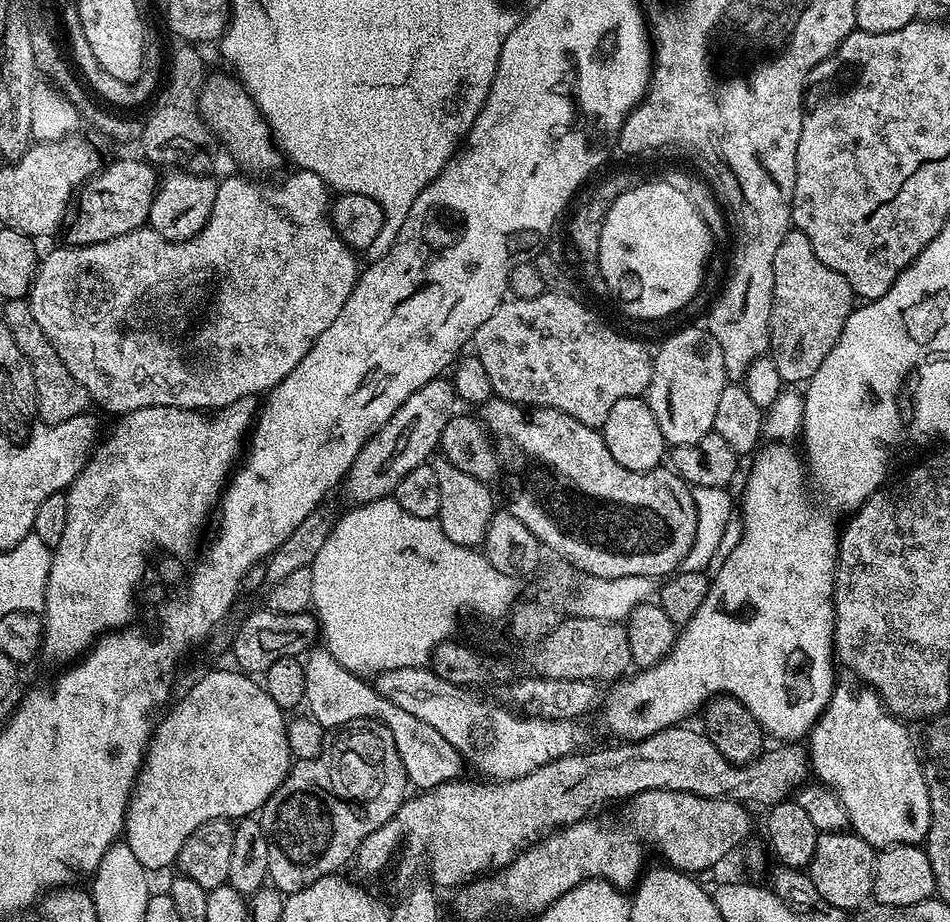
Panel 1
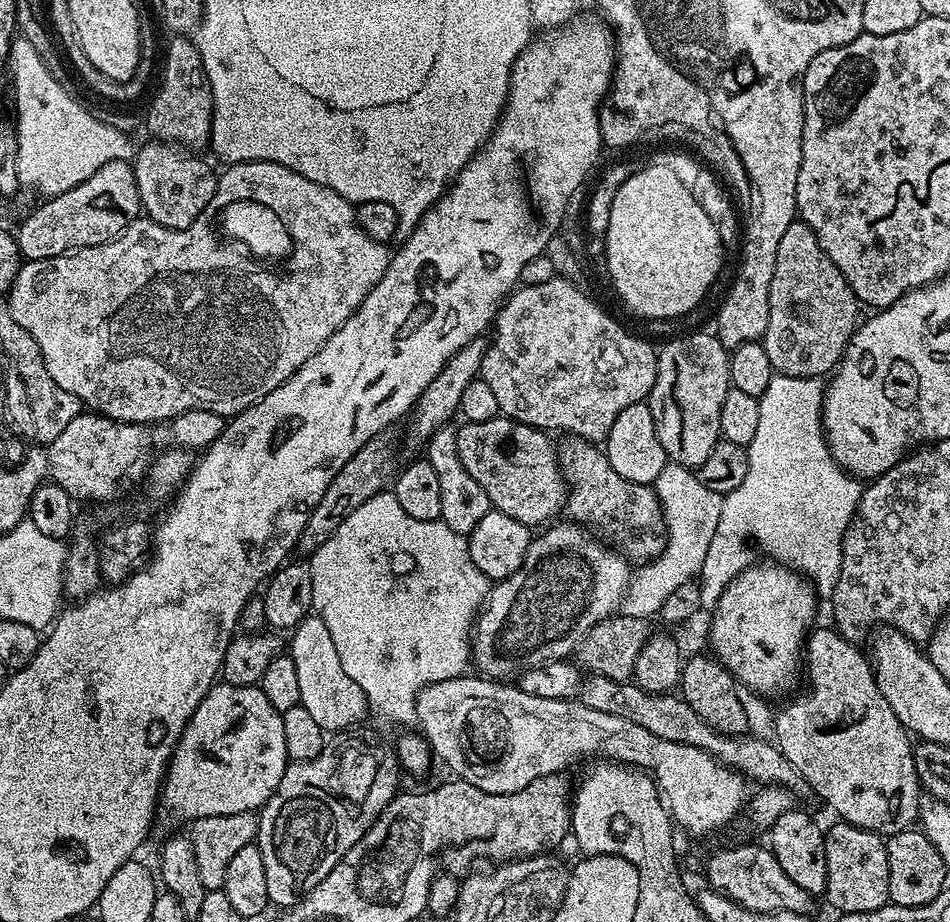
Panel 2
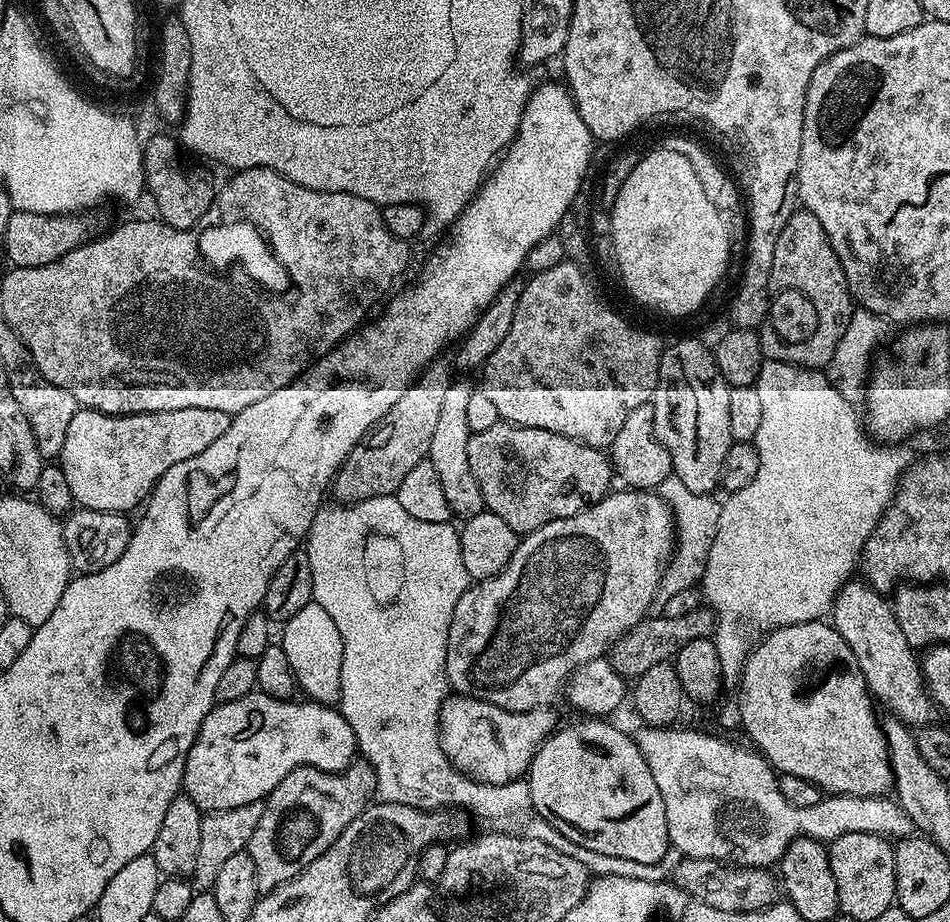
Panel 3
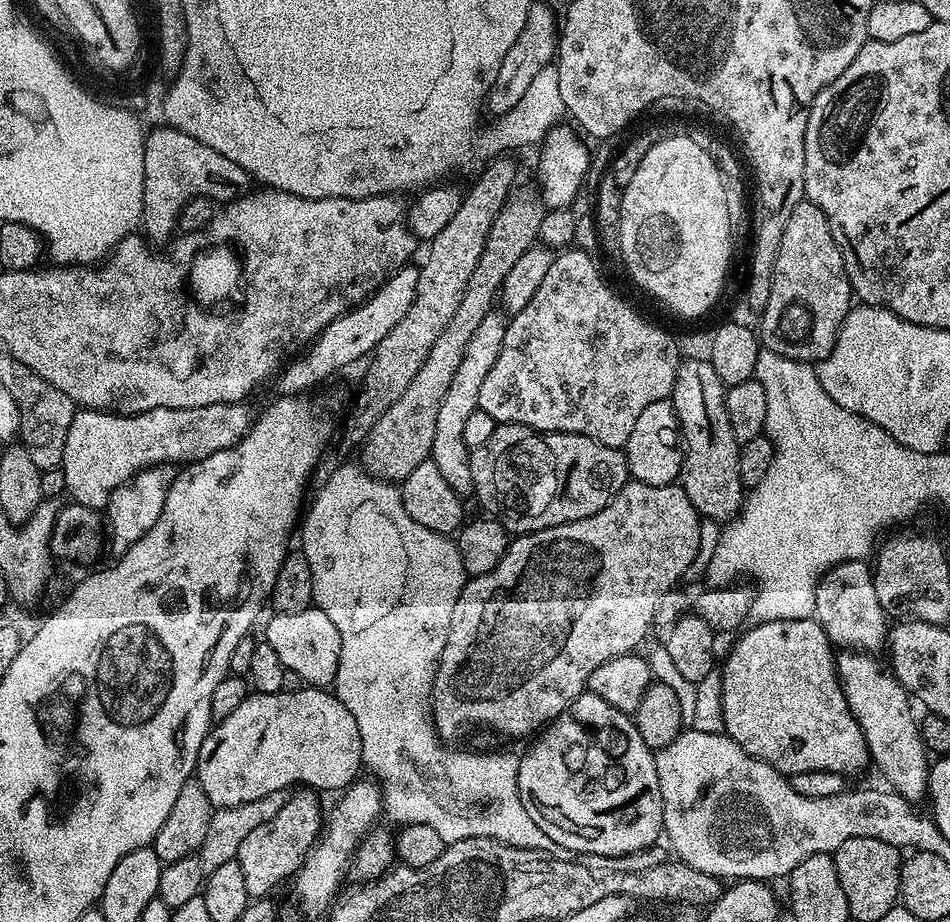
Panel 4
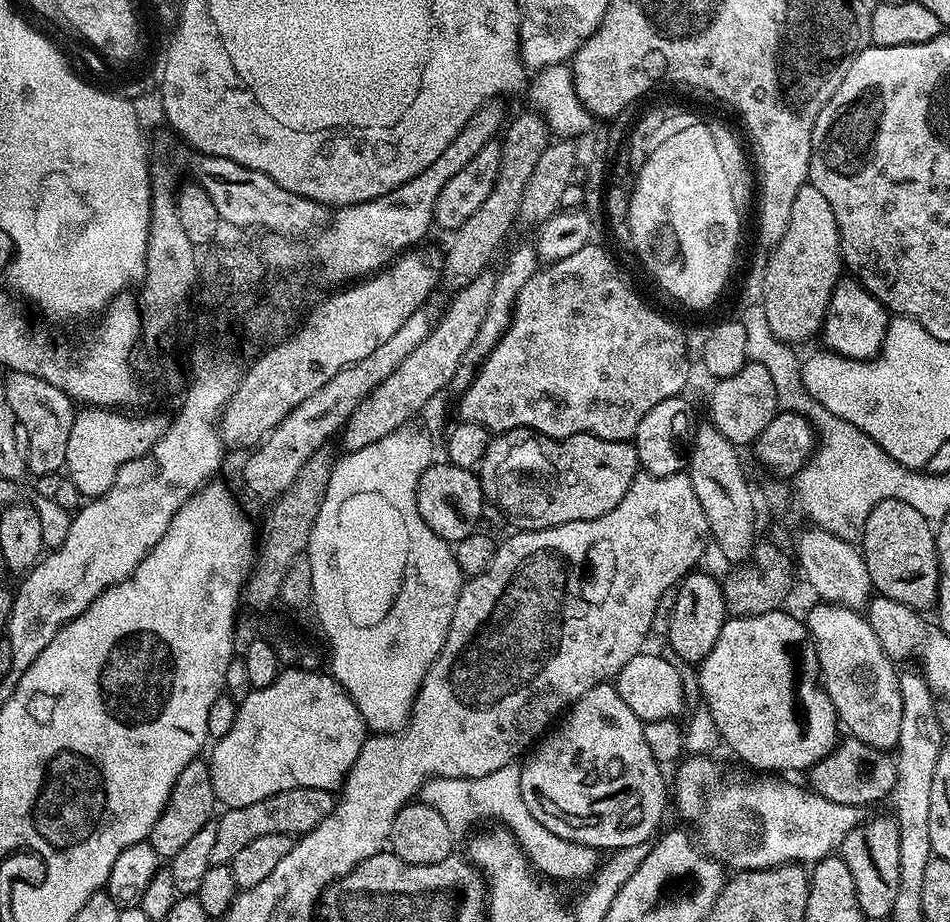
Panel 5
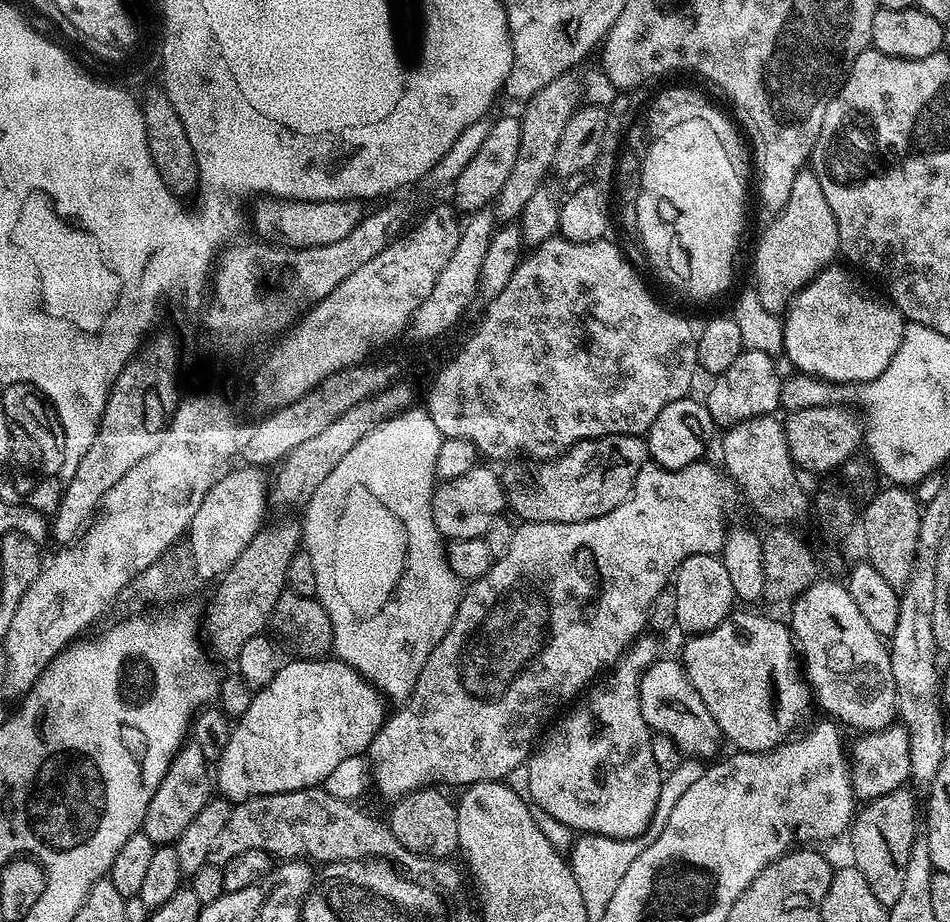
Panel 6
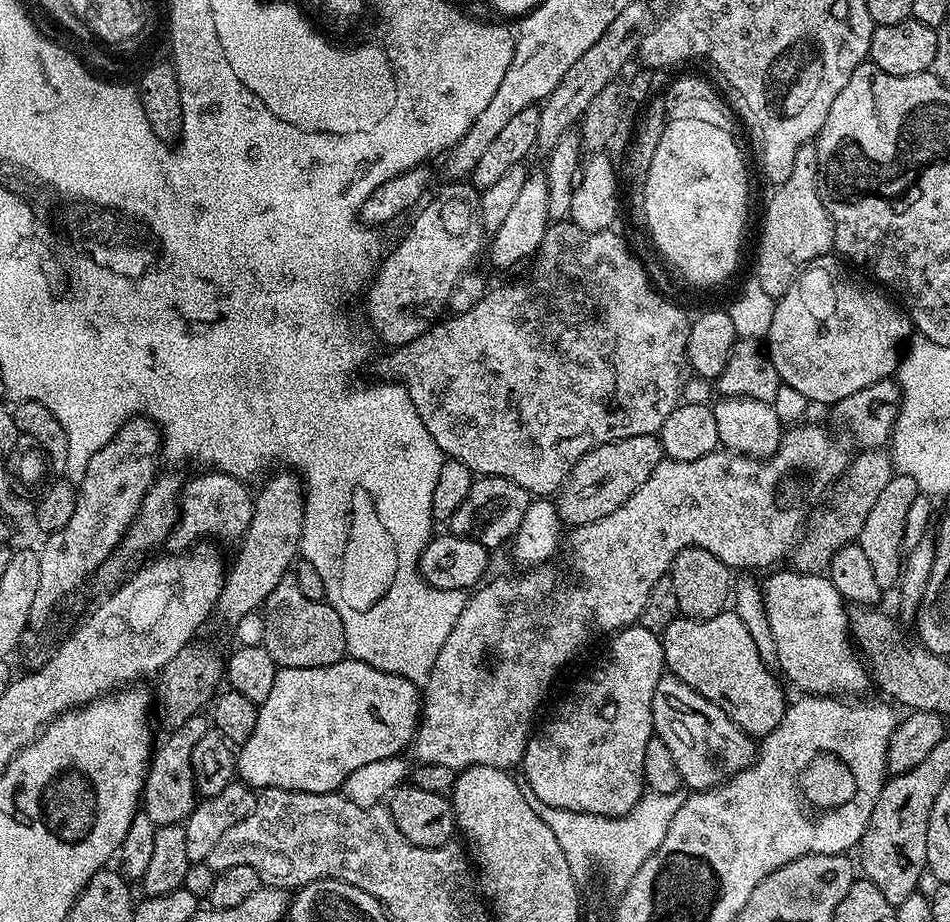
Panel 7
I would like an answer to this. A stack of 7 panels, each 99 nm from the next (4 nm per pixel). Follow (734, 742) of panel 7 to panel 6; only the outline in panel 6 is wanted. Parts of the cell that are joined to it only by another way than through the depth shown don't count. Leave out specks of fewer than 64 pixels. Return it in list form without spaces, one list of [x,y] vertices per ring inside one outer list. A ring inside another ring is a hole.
[[[658,658],[644,671],[640,679],[642,718],[646,718],[653,733],[670,737],[685,757],[707,761],[717,755],[715,752],[722,745],[720,728],[714,722],[710,710],[706,710],[706,702],[702,702],[698,690],[694,690],[683,663],[679,659],[664,659]]]

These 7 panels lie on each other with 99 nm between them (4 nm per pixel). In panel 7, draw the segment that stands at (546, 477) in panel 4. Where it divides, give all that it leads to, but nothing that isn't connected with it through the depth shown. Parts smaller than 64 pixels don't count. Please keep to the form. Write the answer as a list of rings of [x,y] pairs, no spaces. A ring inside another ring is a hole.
[[[656,436],[622,438],[590,450],[572,467],[572,473],[555,493],[556,513],[568,526],[598,522],[598,518],[614,514],[614,510],[618,510],[618,506],[622,506],[622,502],[626,502],[626,498],[630,498],[630,494],[634,494],[650,474],[654,474],[654,466],[663,459],[665,454]]]

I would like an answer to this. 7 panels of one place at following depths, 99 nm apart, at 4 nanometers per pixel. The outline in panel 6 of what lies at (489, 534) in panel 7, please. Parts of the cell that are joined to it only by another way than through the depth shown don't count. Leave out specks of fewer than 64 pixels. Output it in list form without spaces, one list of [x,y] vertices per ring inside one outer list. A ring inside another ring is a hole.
[[[477,466],[462,478],[437,483],[436,491],[432,494],[434,526],[438,526],[441,537],[448,542],[487,537],[496,515],[502,510],[505,511],[505,508],[504,480],[496,477],[494,469],[484,466]]]

